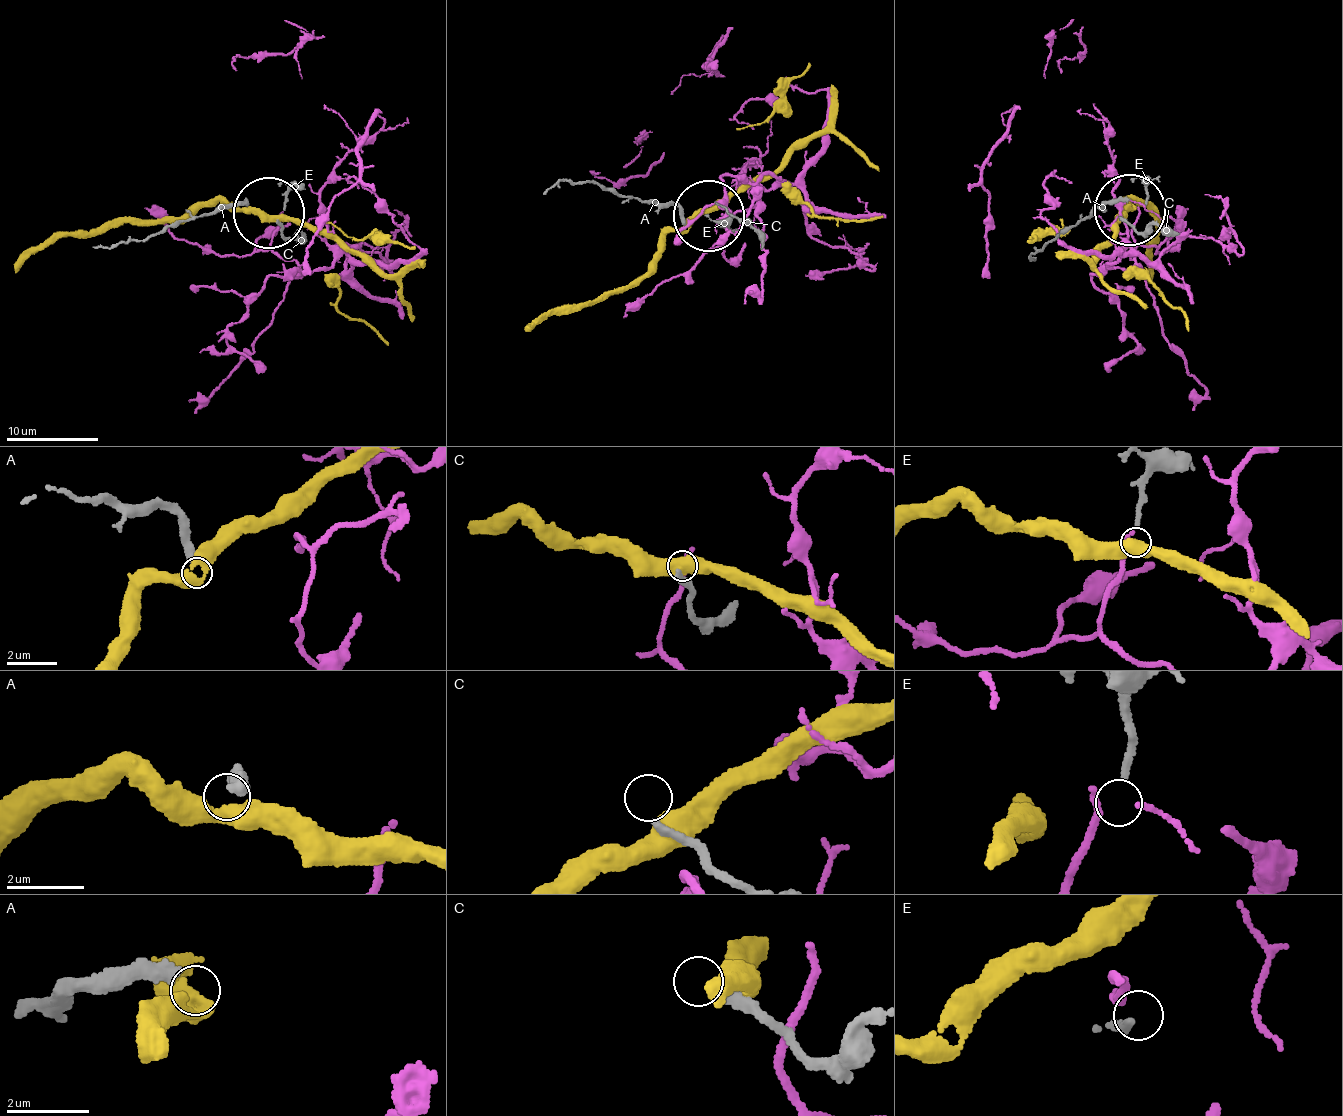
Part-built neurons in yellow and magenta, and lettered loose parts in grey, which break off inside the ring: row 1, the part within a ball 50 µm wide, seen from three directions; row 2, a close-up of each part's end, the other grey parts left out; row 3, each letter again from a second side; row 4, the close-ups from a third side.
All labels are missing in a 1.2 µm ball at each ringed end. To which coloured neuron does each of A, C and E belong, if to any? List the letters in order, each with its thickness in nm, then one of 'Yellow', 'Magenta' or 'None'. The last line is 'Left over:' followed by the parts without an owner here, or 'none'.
A: Thickness 360 nm. None
C: Thickness 220 nm. None
E: Thickness 170 nm. Magenta
Left over: A, C

